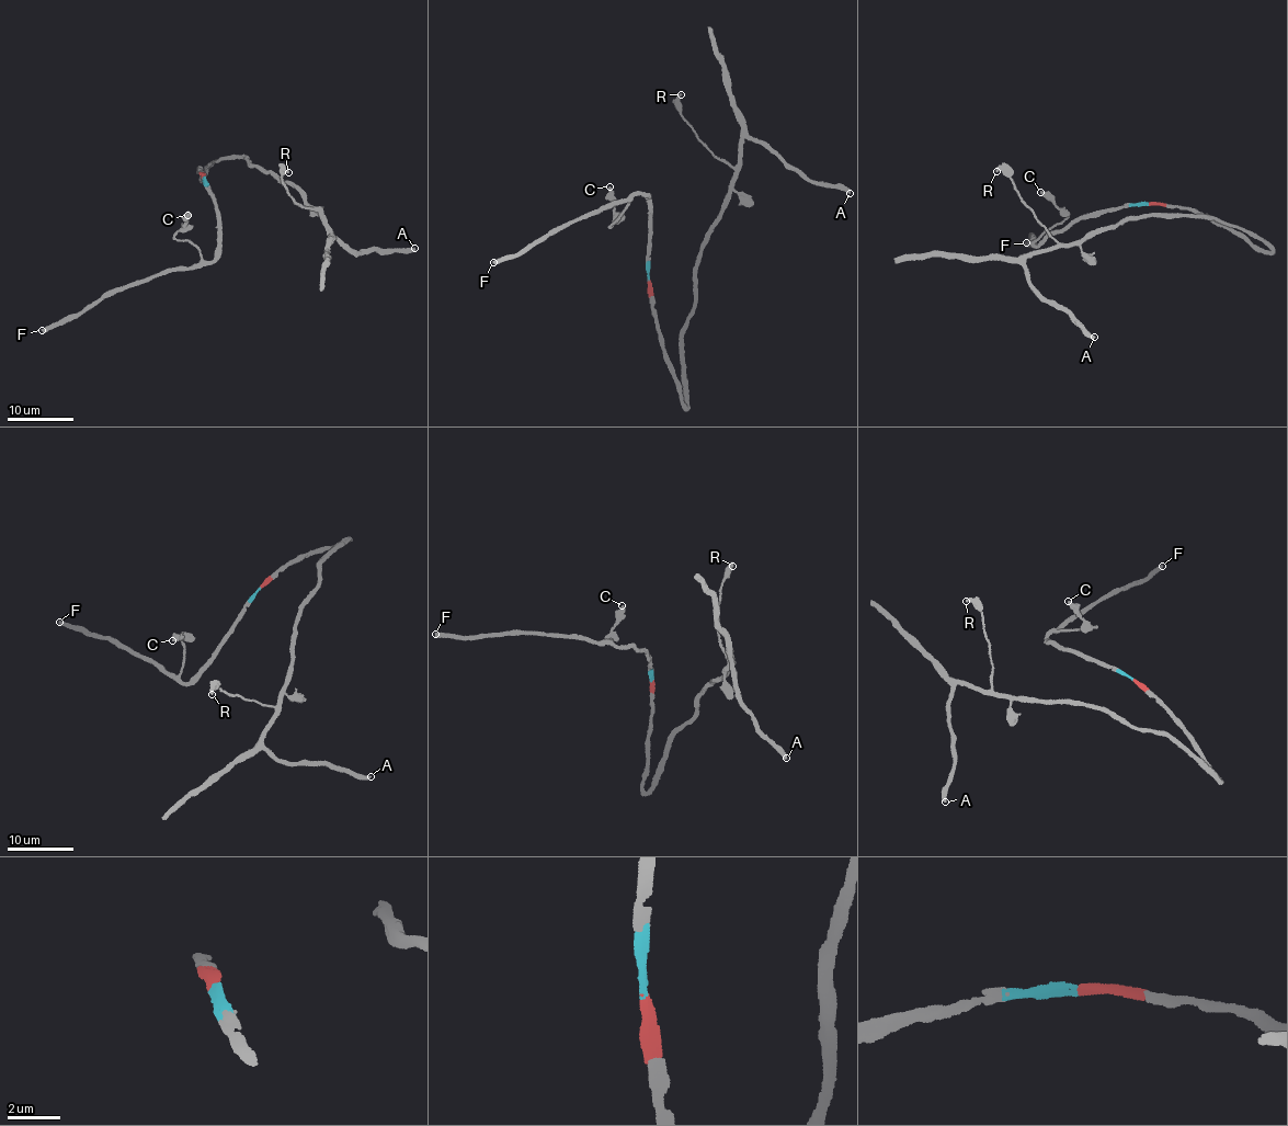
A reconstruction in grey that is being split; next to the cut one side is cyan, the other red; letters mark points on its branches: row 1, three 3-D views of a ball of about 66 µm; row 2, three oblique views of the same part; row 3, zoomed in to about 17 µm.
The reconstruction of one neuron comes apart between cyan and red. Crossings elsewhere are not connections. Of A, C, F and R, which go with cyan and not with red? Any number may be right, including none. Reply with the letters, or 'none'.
C, F

